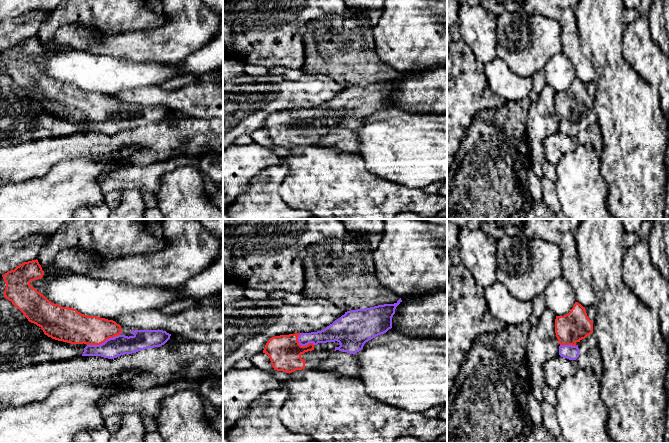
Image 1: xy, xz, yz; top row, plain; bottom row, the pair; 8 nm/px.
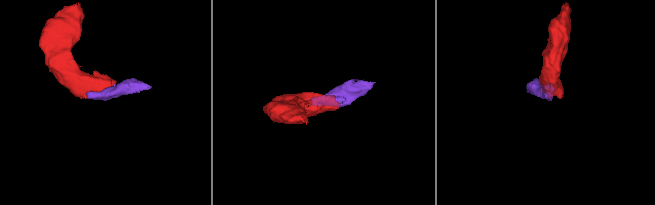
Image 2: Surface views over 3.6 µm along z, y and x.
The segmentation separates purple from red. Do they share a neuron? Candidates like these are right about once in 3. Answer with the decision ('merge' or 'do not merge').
merge

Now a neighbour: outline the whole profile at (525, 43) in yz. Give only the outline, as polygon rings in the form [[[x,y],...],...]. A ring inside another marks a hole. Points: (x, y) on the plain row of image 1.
[[[503,13],[497,16],[496,55],[510,70],[520,77],[532,77],[537,71],[544,70],[547,61],[563,50],[562,30],[553,18],[523,13]]]

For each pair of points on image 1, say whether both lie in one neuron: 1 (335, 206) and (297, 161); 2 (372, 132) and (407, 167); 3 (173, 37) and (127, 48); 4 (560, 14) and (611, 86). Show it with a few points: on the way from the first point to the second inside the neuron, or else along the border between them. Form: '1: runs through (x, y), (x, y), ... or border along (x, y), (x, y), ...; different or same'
1: runs through (331, 195), (308, 172); same
2: runs through (382, 137), (403, 157); same
3: runs through (162, 45), (138, 46); same
4: border along (575, 18), (580, 49), (590, 62); different

